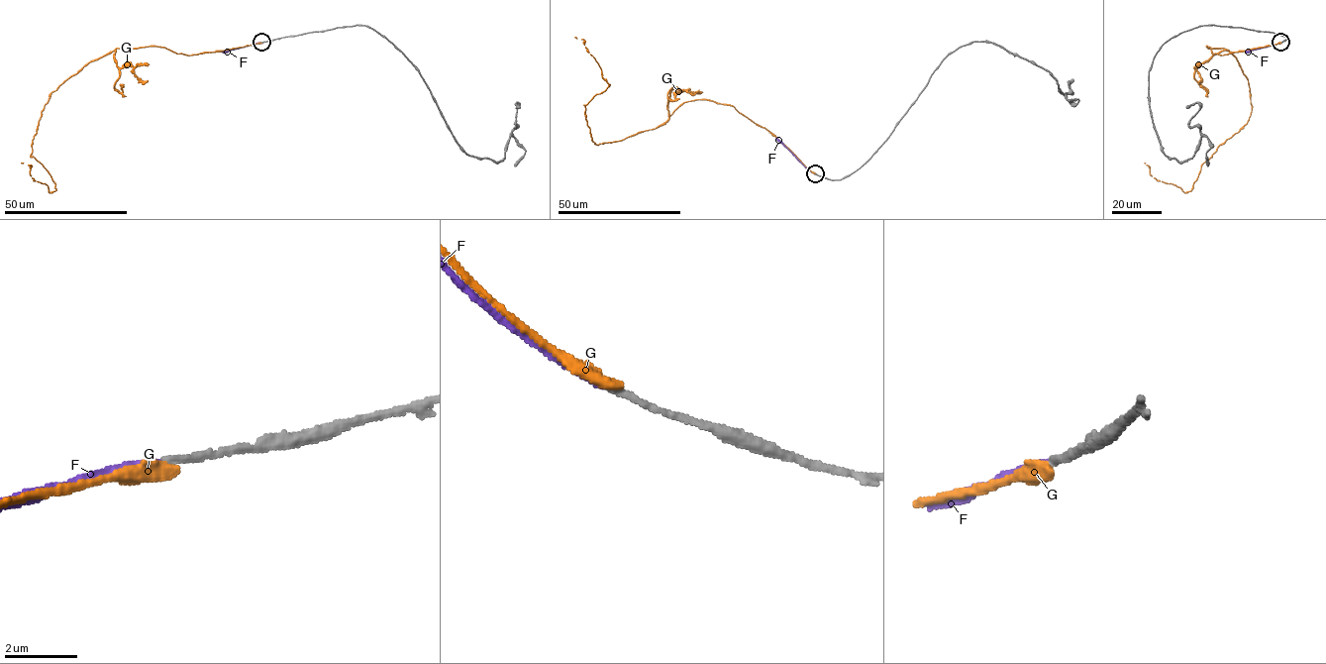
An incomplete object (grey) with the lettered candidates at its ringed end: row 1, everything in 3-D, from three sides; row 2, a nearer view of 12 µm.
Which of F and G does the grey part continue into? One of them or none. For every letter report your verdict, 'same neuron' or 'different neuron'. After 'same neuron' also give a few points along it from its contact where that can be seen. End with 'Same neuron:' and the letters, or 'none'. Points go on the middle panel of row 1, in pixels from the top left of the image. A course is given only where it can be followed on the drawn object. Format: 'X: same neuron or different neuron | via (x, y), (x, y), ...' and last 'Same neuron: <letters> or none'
F: same neuron | via (814, 174), (775, 138)
G: different neuron
Same neuron: F

